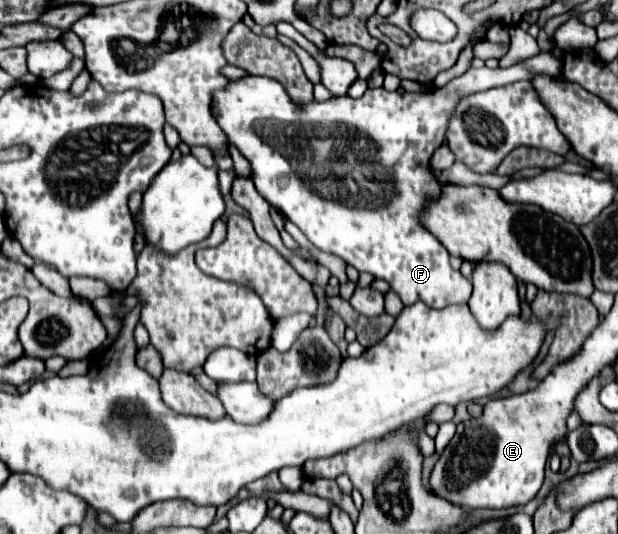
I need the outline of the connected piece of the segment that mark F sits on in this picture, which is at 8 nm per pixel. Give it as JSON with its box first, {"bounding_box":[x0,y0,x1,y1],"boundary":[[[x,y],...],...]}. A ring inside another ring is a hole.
{"bounding_box":[211,52,561,308],"boundary":[[[541,52],[533,58],[527,58],[515,66],[509,68],[499,68],[499,70],[491,70],[491,68],[471,68],[467,74],[455,78],[453,82],[449,82],[447,86],[439,88],[437,92],[419,92],[419,94],[409,94],[409,92],[387,92],[383,88],[375,88],[375,90],[367,90],[361,98],[353,100],[349,96],[343,98],[333,98],[327,102],[311,102],[307,106],[297,106],[289,100],[287,92],[283,90],[281,84],[277,84],[277,80],[267,78],[267,76],[243,76],[239,80],[229,80],[227,88],[215,90],[211,94],[211,112],[219,124],[219,128],[225,132],[229,144],[235,144],[235,148],[251,162],[253,168],[253,184],[259,190],[259,194],[263,194],[263,198],[277,208],[287,220],[291,220],[317,248],[331,252],[339,258],[343,258],[347,264],[355,266],[359,272],[371,272],[375,278],[383,278],[391,284],[391,290],[399,294],[401,302],[405,306],[415,304],[417,300],[423,300],[427,306],[431,308],[445,308],[449,304],[467,304],[469,296],[471,296],[471,282],[457,270],[451,268],[449,264],[449,252],[447,248],[443,248],[443,244],[431,234],[427,232],[421,224],[419,224],[419,212],[423,206],[427,206],[427,200],[433,200],[439,196],[439,182],[433,178],[431,170],[429,170],[429,158],[431,154],[443,144],[445,138],[445,130],[447,130],[447,122],[449,116],[455,108],[455,104],[459,102],[461,96],[467,96],[471,92],[479,92],[479,90],[487,90],[487,88],[495,88],[495,86],[505,86],[517,80],[531,80],[533,74],[551,74],[551,76],[561,76],[561,60],[553,58],[549,52]],[[267,120],[307,120],[311,124],[345,124],[345,126],[353,126],[359,132],[367,134],[379,148],[387,148],[387,150],[395,150],[401,158],[393,164],[393,182],[395,182],[395,192],[391,194],[391,198],[387,200],[385,206],[379,208],[349,208],[333,198],[323,198],[317,192],[309,190],[301,178],[293,176],[289,170],[289,162],[275,152],[269,144],[265,144],[263,136],[257,134],[257,124],[263,124]]]}

